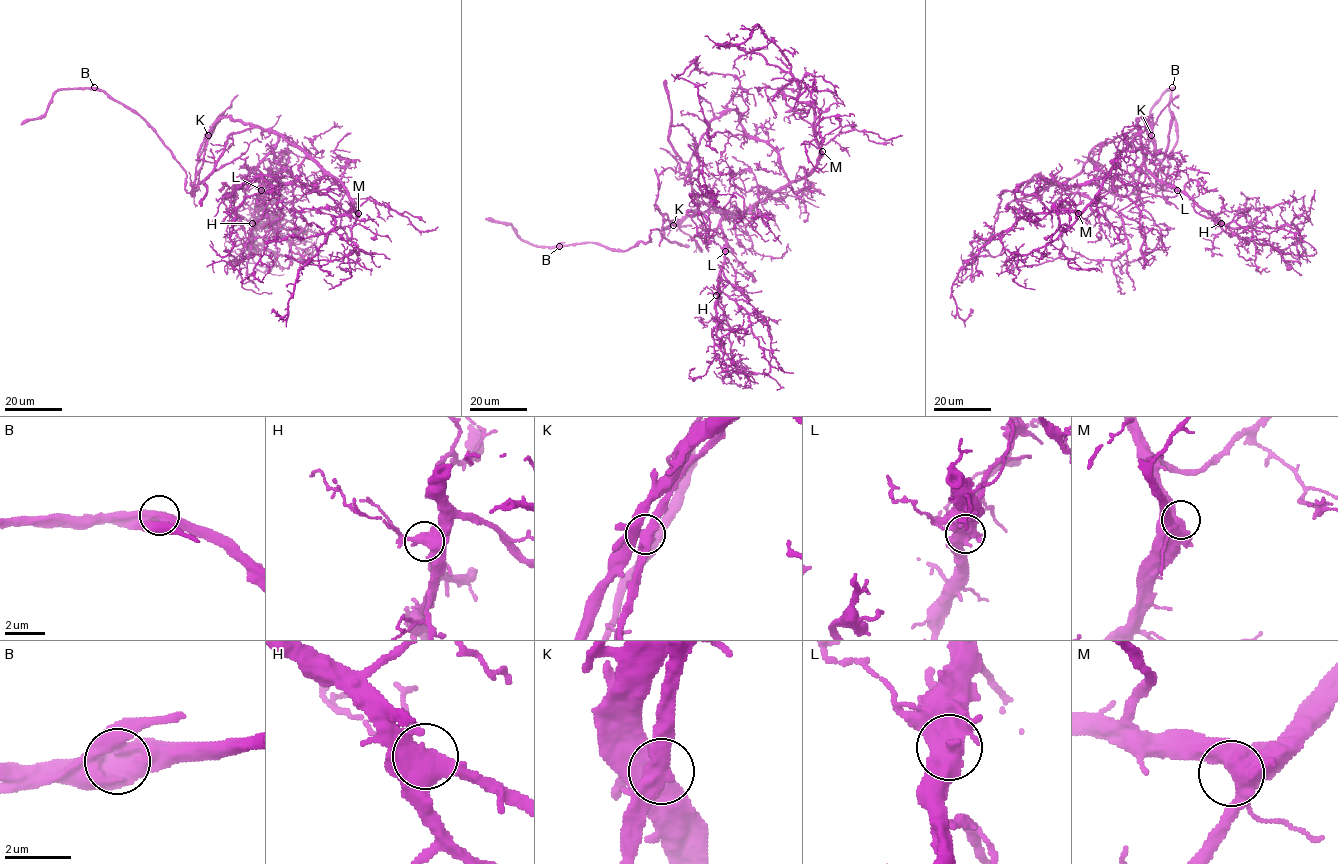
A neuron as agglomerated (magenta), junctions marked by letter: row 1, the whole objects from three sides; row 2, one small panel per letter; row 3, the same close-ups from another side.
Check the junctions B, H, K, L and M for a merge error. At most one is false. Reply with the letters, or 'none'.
K

